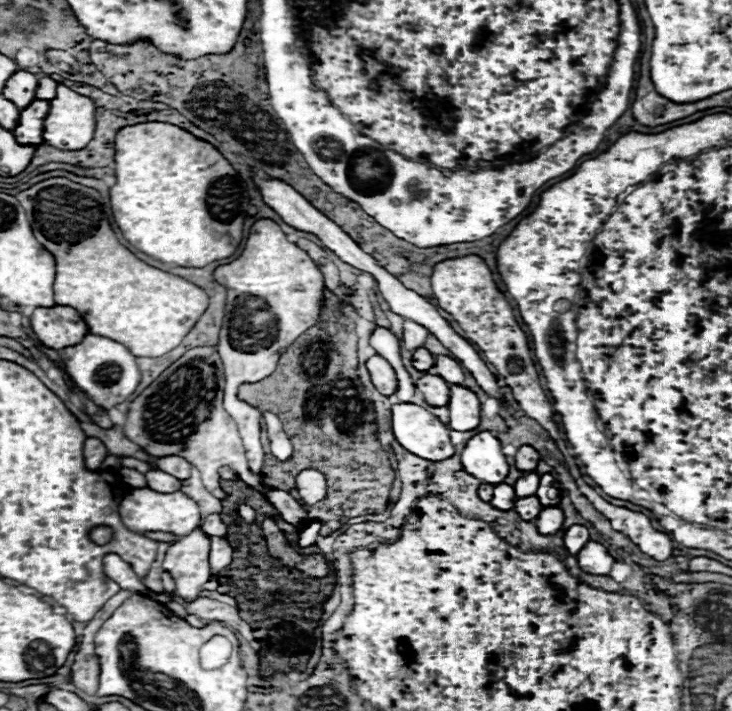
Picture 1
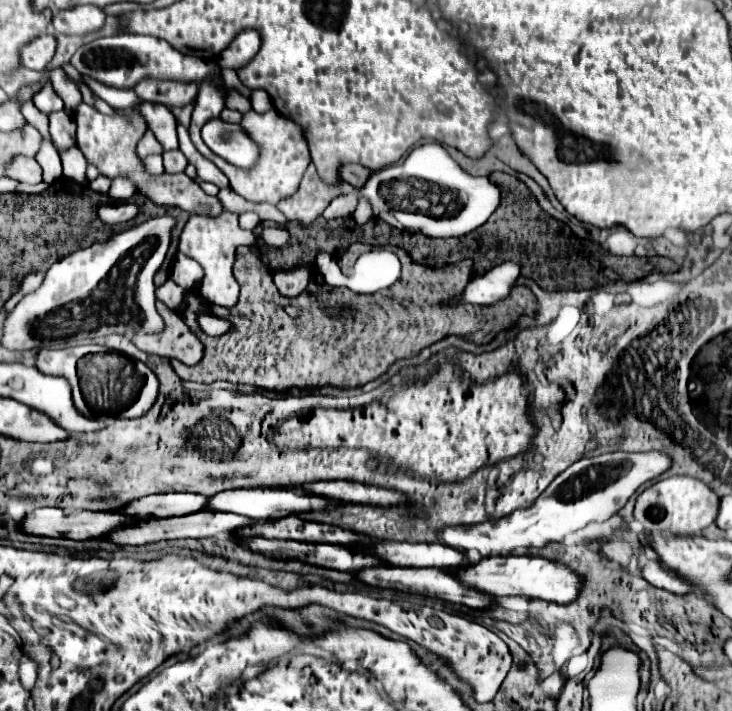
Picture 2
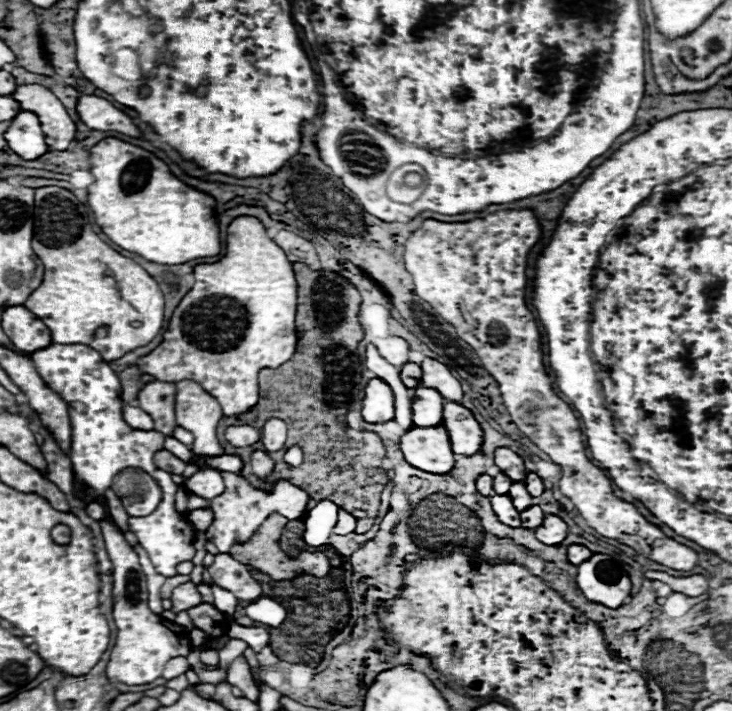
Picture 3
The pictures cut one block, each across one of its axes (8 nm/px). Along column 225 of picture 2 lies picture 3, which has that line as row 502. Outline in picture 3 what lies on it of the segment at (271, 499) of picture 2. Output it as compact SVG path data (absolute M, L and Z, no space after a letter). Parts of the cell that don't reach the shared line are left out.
M496 494L494 498L490 498L490 502L492 502L492 508L494 508L494 512L502 524L512 526L512 528L520 528L520 512L512 506L510 496L498 496Z

